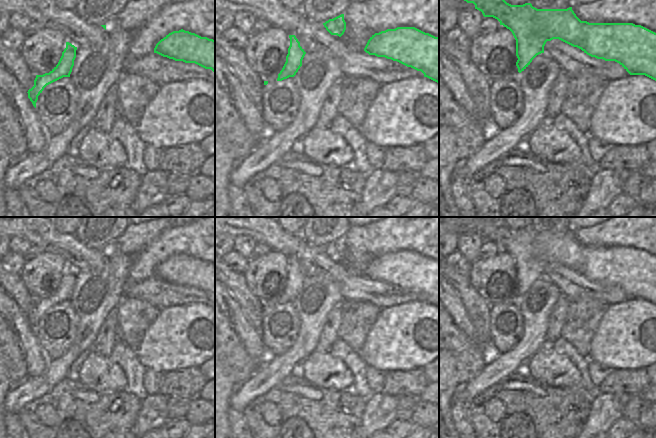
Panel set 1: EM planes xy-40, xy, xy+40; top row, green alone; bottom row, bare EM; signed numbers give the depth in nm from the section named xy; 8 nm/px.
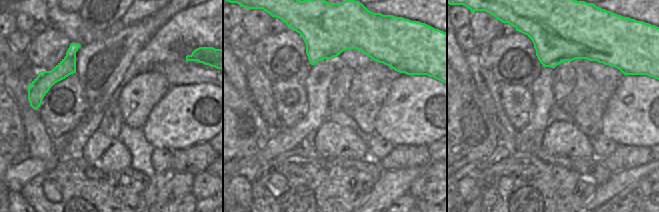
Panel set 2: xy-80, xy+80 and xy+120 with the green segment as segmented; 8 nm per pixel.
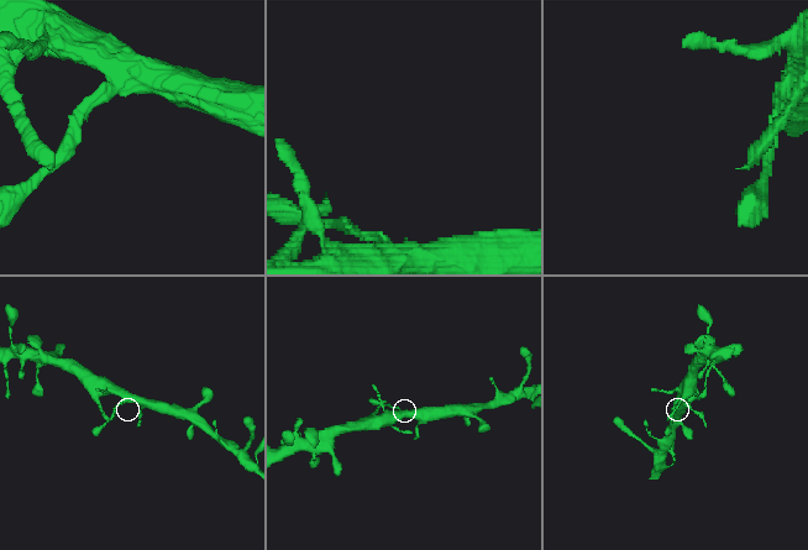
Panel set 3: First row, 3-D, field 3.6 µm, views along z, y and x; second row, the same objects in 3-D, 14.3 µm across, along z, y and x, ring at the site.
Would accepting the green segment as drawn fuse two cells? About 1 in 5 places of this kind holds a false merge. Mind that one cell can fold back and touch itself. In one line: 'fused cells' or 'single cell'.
single cell

